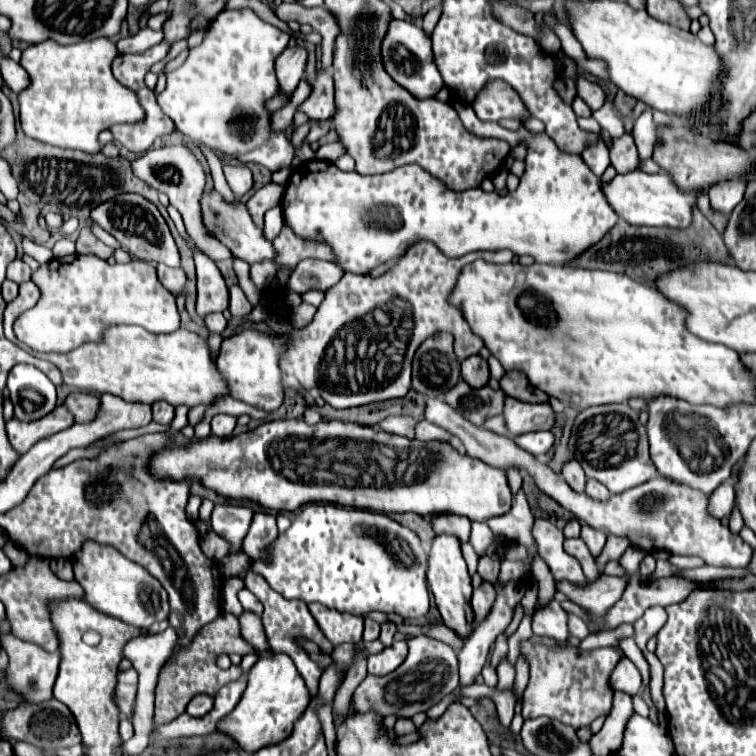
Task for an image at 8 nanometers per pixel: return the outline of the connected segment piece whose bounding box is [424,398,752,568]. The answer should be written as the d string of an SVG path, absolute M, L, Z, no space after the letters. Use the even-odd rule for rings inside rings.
M430 398L426 400L424 418L432 424L442 426L450 434L458 436L462 444L466 446L468 456L474 456L482 460L484 464L490 464L492 468L518 468L520 472L534 478L534 484L538 490L554 498L562 508L570 510L578 520L584 520L592 528L606 530L614 536L624 536L630 540L630 546L636 546L644 552L654 550L666 550L670 554L680 556L700 556L706 560L706 564L712 566L730 566L730 568L746 568L752 558L752 548L740 538L740 534L730 532L728 526L724 526L718 518L714 518L708 512L708 500L710 496L702 496L702 492L694 492L694 488L686 488L686 484L670 484L670 480L662 480L662 476L656 476L636 488L630 488L622 494L610 496L606 502L592 500L584 492L574 492L566 480L552 472L552 468L526 450L518 448L514 440L506 436L498 436L486 428L470 424L464 416L454 412L444 400Z

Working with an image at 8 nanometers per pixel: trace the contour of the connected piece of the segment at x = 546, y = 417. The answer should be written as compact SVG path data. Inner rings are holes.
M506 398L504 406L504 418L510 436L534 432L534 430L552 430L556 414L550 406L546 404L524 404L522 400Z

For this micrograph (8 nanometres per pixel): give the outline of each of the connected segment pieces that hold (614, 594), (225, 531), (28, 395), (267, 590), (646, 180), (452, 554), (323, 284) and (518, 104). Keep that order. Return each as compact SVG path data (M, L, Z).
M600 574L598 580L588 580L586 588L574 588L574 584L556 584L558 592L564 592L572 602L580 604L582 608L588 608L590 612L602 616L616 600L620 600L622 590L626 588L626 578L616 578L608 574Z
M238 504L214 506L212 528L214 532L230 544L230 552L242 552L242 540L252 522L252 508Z
M16 364L10 370L8 392L14 404L14 418L22 422L36 422L56 406L54 384L28 364Z
M254 572L246 574L244 584L246 584L246 588L248 588L248 590L262 602L262 606L264 606L262 624L264 624L264 630L266 630L266 636L268 636L270 646L274 648L274 652L284 652L284 654L288 654L288 656L292 658L292 662L296 664L300 676L304 678L304 682L306 682L306 686L308 686L310 696L312 696L312 698L318 696L318 682L320 682L322 670L320 670L320 668L308 658L308 654L296 644L296 638L298 638L298 636L304 636L304 638L316 642L326 654L332 652L332 644L330 644L330 640L326 640L326 636L320 636L320 628L318 628L316 620L312 618L306 602L302 602L302 600L286 600L284 596L278 596L278 592L274 592L274 590L266 584L266 580L262 580L262 576L258 576L258 574L254 574Z
M634 170L628 174L616 174L610 182L600 182L602 194L614 212L634 224L634 226L670 226L670 228L686 228L692 222L692 208L696 206L694 194L682 194L672 178L666 172L646 174L642 170Z
M436 536L434 538L430 558L428 558L428 584L434 594L434 600L442 614L444 624L450 630L454 630L462 640L468 640L470 632L474 632L474 610L470 606L472 580L470 580L466 562L460 552L460 542L454 536Z
M306 258L294 268L294 272L288 280L288 286L290 286L290 290L294 290L298 294L308 292L310 288L318 288L318 290L326 292L342 278L342 274L344 272L332 262Z
M492 80L482 88L482 92L472 102L472 108L480 120L498 122L502 118L518 120L526 124L530 120L530 112L526 112L520 96L504 84L504 80Z

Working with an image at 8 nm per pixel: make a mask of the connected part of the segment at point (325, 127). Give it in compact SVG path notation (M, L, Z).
M310 120L310 134L308 138L304 140L306 144L308 142L316 142L320 136L324 136L328 130L332 128L332 120Z

